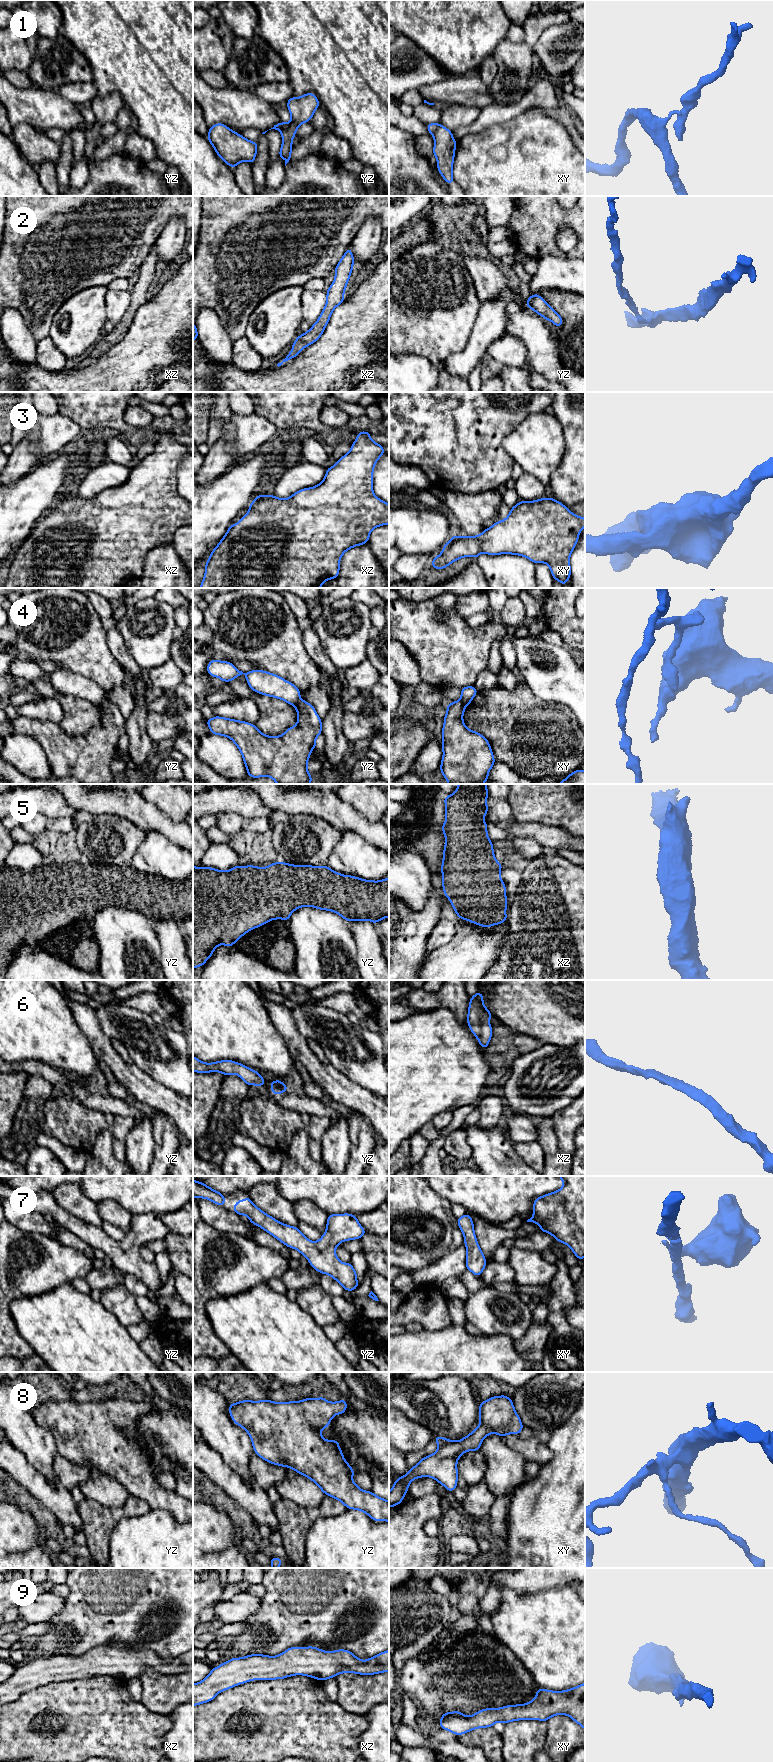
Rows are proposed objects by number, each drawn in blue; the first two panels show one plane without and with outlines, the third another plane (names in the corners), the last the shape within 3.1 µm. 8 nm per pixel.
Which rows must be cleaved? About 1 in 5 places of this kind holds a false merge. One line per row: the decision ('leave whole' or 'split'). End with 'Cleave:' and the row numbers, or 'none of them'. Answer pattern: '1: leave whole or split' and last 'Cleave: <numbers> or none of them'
1: split
2: leave whole
3: leave whole
4: split
5: leave whole
6: leave whole
7: leave whole
8: leave whole
9: leave whole
Cleave: 1, 4

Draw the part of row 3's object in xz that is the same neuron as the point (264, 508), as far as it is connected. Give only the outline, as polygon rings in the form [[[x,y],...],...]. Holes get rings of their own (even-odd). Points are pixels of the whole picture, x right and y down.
[[[361,431],[351,445],[350,451],[337,460],[334,466],[326,470],[325,478],[318,485],[304,488],[292,494],[289,498],[277,498],[272,494],[257,495],[249,505],[249,511],[237,524],[229,526],[225,536],[211,552],[205,563],[205,575],[200,588],[320,588],[329,579],[336,579],[340,569],[340,559],[349,549],[368,543],[371,531],[389,524],[389,504],[376,497],[373,492],[373,471],[378,459],[384,454],[384,446],[375,443],[370,432]]]

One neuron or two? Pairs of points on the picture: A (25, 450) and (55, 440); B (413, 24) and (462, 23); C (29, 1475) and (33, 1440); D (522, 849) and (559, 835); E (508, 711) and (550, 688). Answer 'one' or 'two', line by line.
A: one
B: one
C: two
D: two
E: two

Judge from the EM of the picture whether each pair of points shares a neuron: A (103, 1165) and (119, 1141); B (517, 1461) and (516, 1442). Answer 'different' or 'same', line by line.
A: different
B: different

